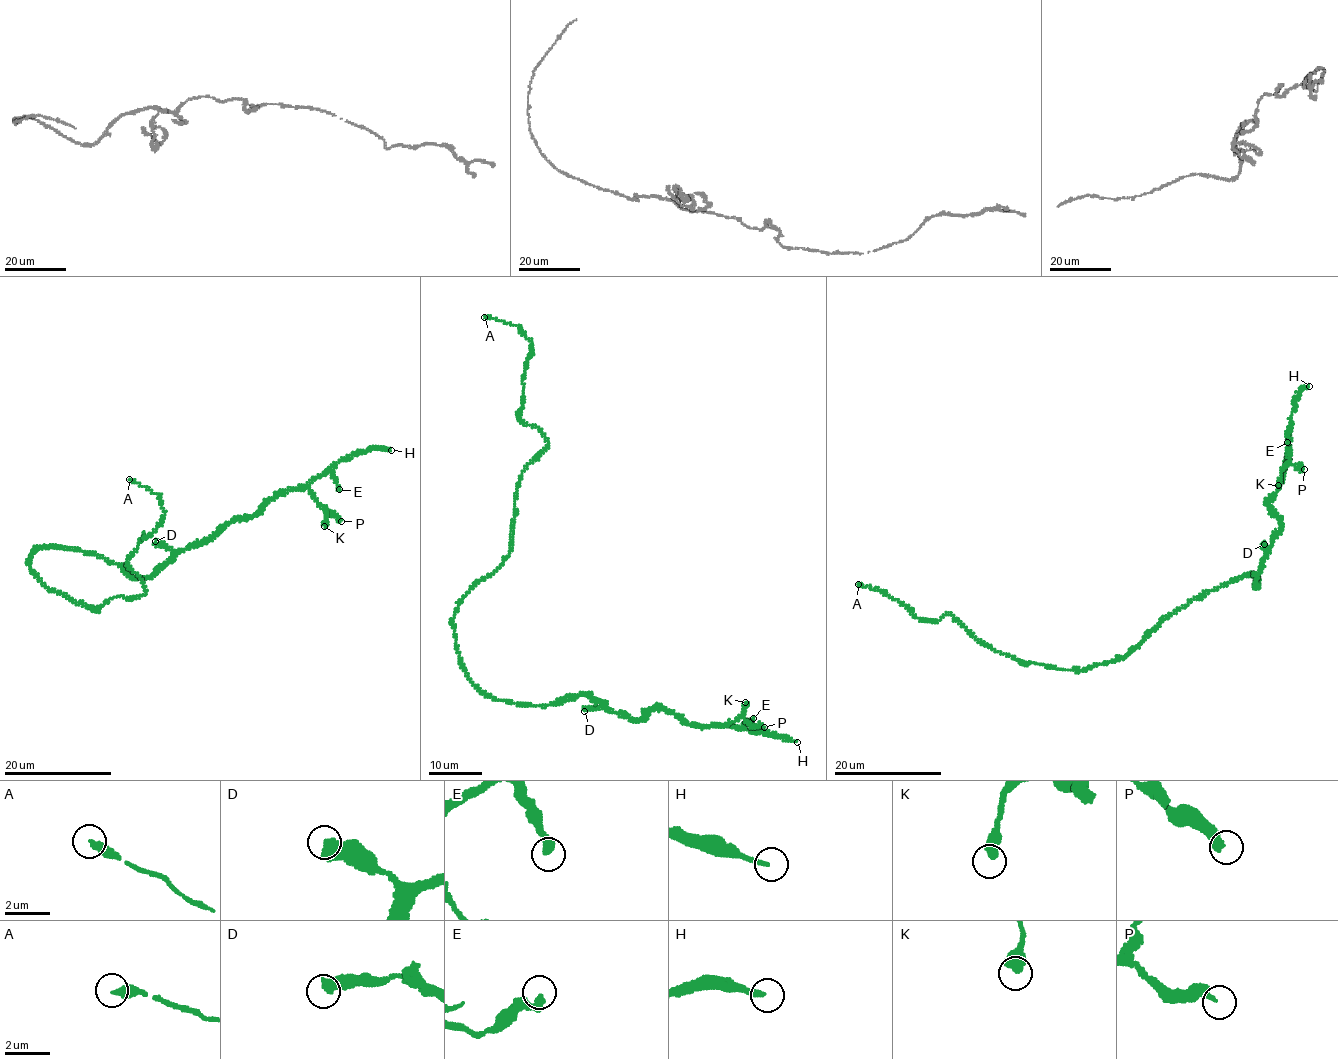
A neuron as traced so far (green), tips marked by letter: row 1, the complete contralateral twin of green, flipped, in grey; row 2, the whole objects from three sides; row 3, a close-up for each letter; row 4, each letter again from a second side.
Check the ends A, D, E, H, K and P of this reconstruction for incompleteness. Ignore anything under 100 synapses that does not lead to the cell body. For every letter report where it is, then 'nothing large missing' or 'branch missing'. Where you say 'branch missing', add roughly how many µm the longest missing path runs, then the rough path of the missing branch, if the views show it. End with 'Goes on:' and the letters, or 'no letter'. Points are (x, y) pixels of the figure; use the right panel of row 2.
A: at (858, 584); nothing large missing
D: at (1264, 544); nothing large missing
E: at (1287, 442); nothing large missing
H: at (1309, 386); branch missing; about 120 µm are missing
K: at (1278, 485); nothing large missing
P: at (1304, 469); nothing large missing
Goes on: H

